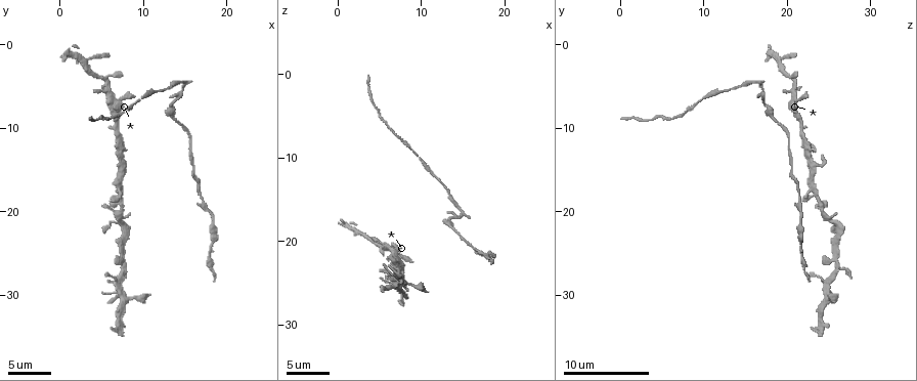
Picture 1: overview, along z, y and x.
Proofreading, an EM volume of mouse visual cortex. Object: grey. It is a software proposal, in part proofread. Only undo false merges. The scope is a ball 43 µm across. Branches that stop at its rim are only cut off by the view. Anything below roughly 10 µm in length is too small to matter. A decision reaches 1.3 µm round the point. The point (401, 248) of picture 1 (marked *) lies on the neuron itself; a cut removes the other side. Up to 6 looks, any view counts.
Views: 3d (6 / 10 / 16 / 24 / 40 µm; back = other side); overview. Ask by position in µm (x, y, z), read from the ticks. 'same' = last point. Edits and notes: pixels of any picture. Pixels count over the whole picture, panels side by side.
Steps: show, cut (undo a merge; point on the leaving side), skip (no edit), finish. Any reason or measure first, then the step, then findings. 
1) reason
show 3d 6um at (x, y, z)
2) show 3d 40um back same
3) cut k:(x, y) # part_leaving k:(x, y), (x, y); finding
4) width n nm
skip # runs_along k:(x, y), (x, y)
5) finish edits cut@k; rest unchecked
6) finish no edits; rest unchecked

thin neck
show 3d 6um at (16.0, 14.6, 20.6)

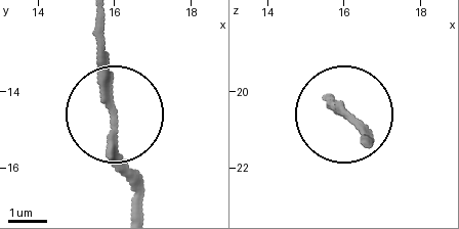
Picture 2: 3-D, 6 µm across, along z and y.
skip # continuous, no second neuron

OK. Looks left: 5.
a narrow waist
show 3d 10um at (7.4, 22.4, 26.2)

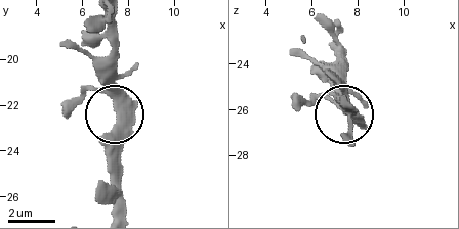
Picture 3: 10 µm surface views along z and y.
width 390 nm
skip # all the same neuron

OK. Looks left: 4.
sudden change in width
show 3d 10um at (11.4, 5.6, 11.6)

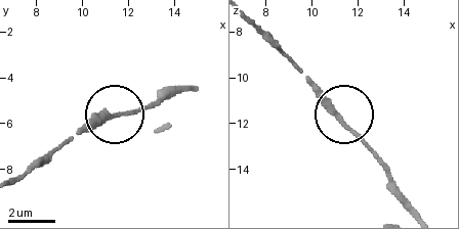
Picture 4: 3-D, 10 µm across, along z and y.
zoom in
show 3d 6um at (11.3, 5.6, 11.9)

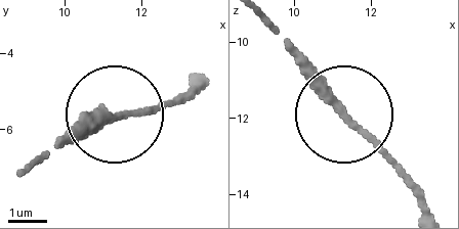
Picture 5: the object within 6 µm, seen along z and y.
skip # continuous, no second neuron

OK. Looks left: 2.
finish no edits; rest unchecked

